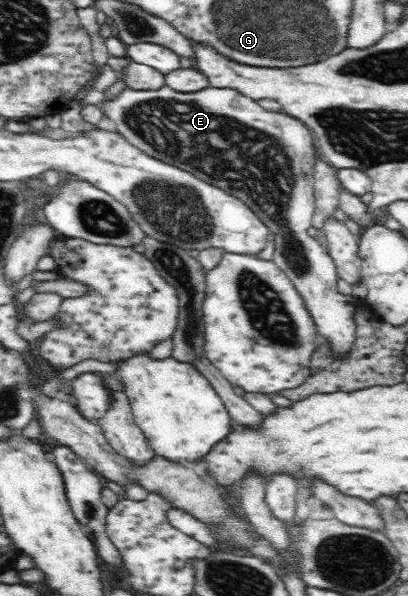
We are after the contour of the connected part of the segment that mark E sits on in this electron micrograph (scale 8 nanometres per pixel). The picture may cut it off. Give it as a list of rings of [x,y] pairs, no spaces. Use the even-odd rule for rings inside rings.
[[[166,86],[153,90],[124,88],[115,99],[110,99],[110,101],[104,100],[100,105],[103,112],[106,112],[106,116],[116,124],[118,133],[122,134],[132,145],[137,146],[138,149],[142,149],[146,155],[158,158],[160,161],[165,161],[168,165],[174,165],[174,167],[178,167],[178,169],[186,169],[188,173],[194,173],[198,179],[202,179],[202,181],[206,181],[206,183],[210,183],[210,185],[216,185],[216,187],[224,189],[226,193],[234,195],[234,197],[244,201],[246,206],[250,207],[250,210],[269,227],[269,230],[275,236],[275,253],[272,260],[284,272],[284,275],[290,280],[291,285],[294,285],[295,292],[300,296],[300,299],[304,301],[304,309],[306,309],[306,312],[310,315],[310,320],[314,331],[316,331],[316,335],[318,335],[319,343],[322,343],[320,347],[326,347],[327,355],[334,361],[340,361],[342,357],[345,357],[346,353],[348,353],[350,349],[352,349],[352,345],[354,345],[357,331],[355,321],[355,314],[357,313],[356,305],[360,300],[353,295],[345,296],[338,292],[336,284],[339,277],[337,276],[333,259],[328,255],[327,249],[322,242],[308,235],[312,213],[314,213],[314,163],[316,163],[318,159],[317,145],[316,142],[314,142],[312,130],[298,118],[284,114],[282,111],[271,112],[262,109],[257,101],[240,95],[235,89],[222,89],[221,87],[216,88],[213,86],[195,90],[192,93],[180,93]],[[232,137],[240,143],[238,149],[232,147]]]

